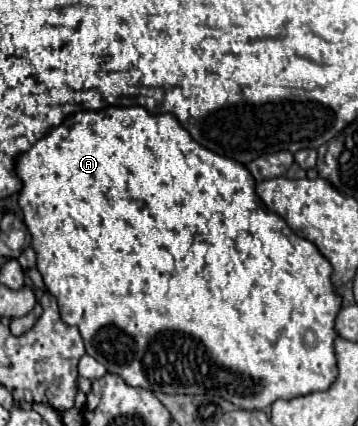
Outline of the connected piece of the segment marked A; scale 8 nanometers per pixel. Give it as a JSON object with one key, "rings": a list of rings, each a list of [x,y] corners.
{"rings":[[[113,106],[103,108],[101,112],[79,112],[17,158],[17,176],[23,180],[19,206],[29,232],[33,232],[37,268],[47,290],[59,302],[63,322],[77,326],[87,354],[101,362],[107,372],[121,376],[125,384],[163,394],[201,394],[205,386],[241,410],[265,410],[275,400],[325,392],[337,380],[335,340],[339,334],[335,330],[335,318],[341,310],[341,294],[331,282],[331,264],[313,248],[313,244],[309,244],[309,240],[297,236],[285,220],[261,204],[261,198],[255,194],[255,180],[243,164],[193,142],[173,114],[151,116],[141,106]]]}

